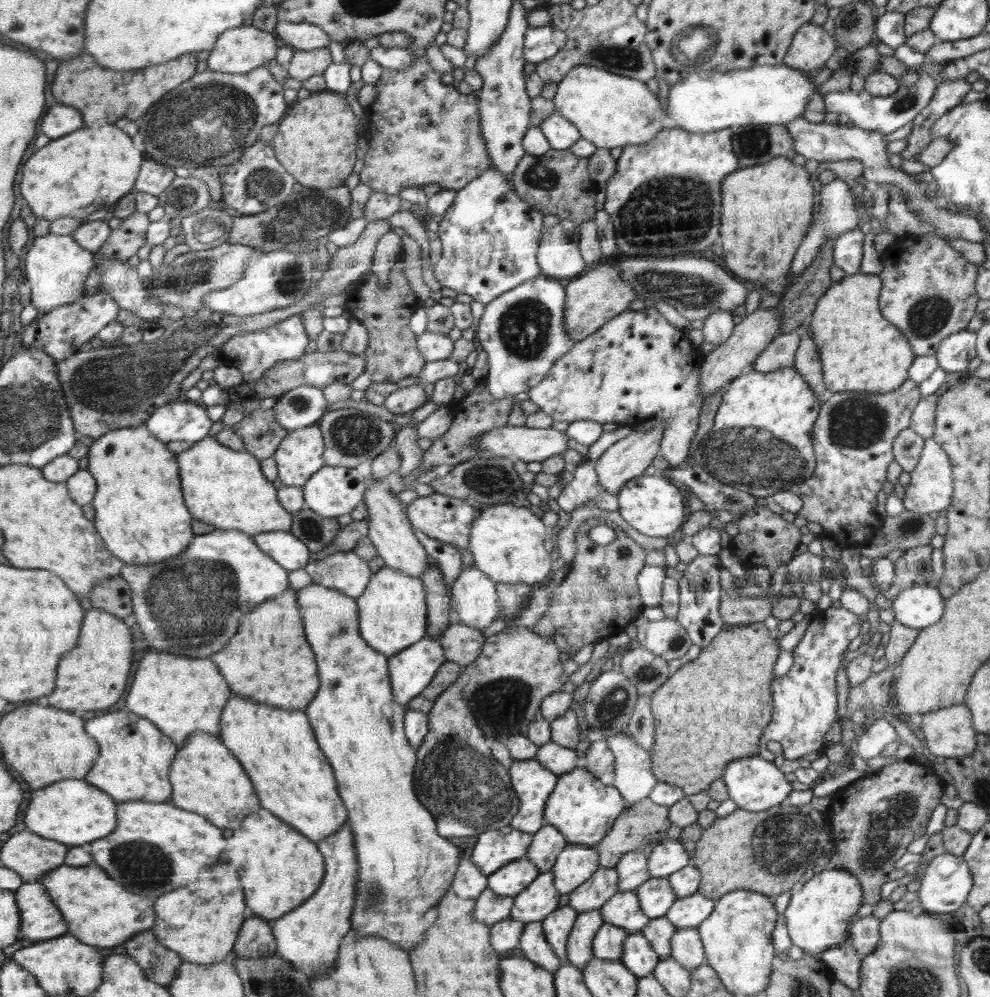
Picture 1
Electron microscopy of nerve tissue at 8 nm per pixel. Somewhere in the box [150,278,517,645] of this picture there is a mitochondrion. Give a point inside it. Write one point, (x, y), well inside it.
(353, 434)

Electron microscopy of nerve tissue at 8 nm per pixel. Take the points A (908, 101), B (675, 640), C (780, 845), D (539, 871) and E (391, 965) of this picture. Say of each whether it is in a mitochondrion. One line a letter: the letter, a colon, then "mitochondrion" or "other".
A: mitochondrion
B: mitochondrion
C: mitochondrion
D: other
E: other

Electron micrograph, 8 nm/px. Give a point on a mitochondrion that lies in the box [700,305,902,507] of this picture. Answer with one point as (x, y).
(854, 422)

